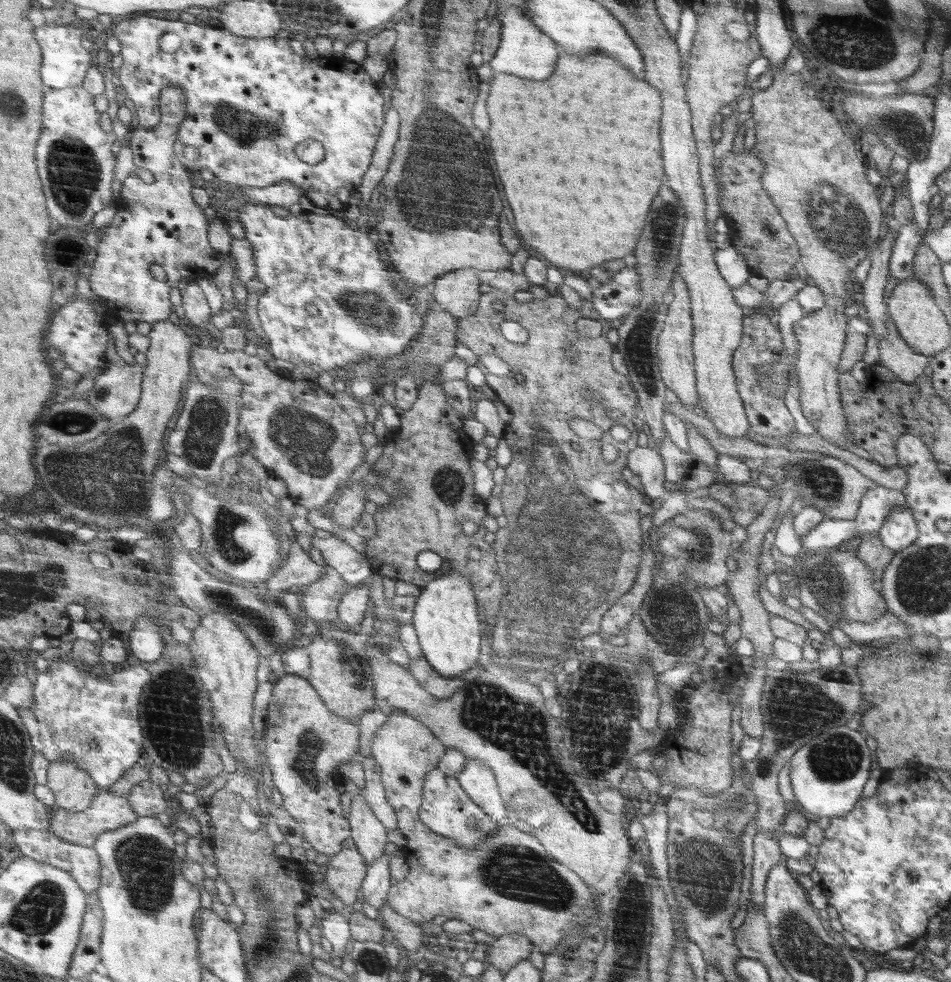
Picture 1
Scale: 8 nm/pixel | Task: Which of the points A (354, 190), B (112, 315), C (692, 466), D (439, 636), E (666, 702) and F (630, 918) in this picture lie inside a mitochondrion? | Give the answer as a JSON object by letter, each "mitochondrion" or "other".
{"A":"other","B":"other","C":"other","D":"other","E":"other","F":"mitochondrion"}

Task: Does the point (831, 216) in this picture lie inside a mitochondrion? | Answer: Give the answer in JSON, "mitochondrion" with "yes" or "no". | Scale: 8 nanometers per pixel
{"mitochondrion":"yes"}

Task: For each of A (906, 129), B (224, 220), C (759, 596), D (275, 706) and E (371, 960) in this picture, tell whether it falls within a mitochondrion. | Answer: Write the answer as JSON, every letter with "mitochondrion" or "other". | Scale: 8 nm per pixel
{"A":"mitochondrion","B":"other","C":"other","D":"other","E":"mitochondrion"}

